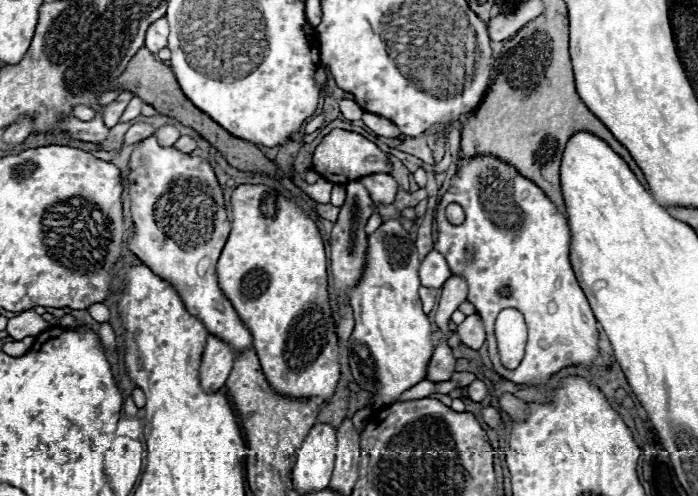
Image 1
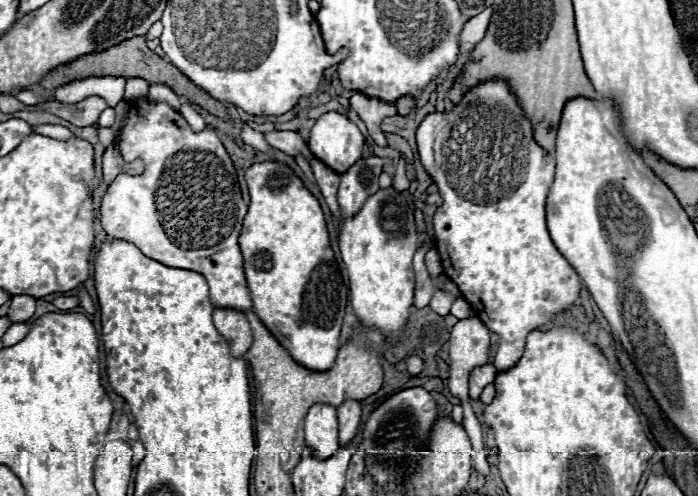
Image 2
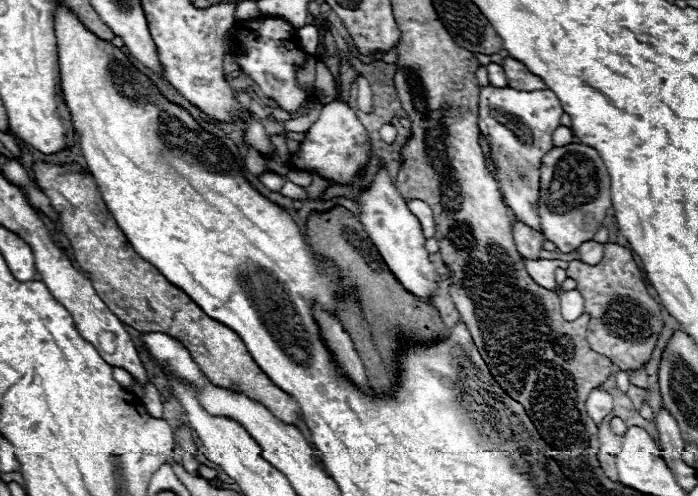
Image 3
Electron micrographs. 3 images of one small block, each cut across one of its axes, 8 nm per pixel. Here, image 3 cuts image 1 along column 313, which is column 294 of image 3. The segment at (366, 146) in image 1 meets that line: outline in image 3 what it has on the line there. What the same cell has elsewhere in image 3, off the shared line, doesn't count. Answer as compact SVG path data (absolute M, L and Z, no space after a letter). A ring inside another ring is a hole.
M334 100L322 108L320 118L310 126L308 138L300 144L298 158L292 158L290 164L298 170L314 170L338 184L352 184L356 174L368 164L368 154L370 142L356 112L346 102Z

